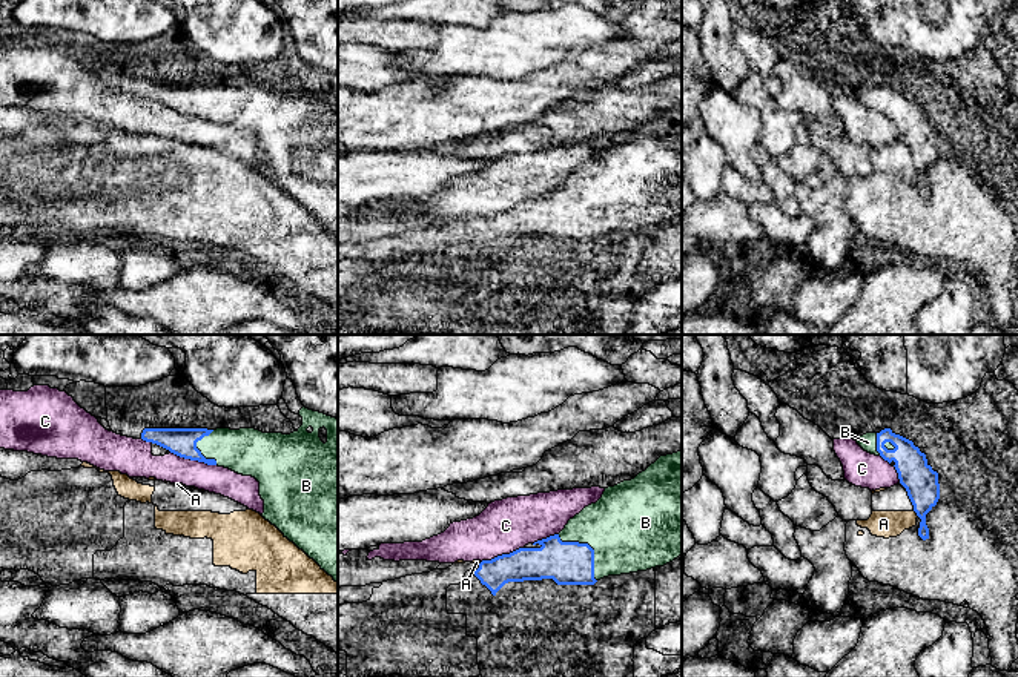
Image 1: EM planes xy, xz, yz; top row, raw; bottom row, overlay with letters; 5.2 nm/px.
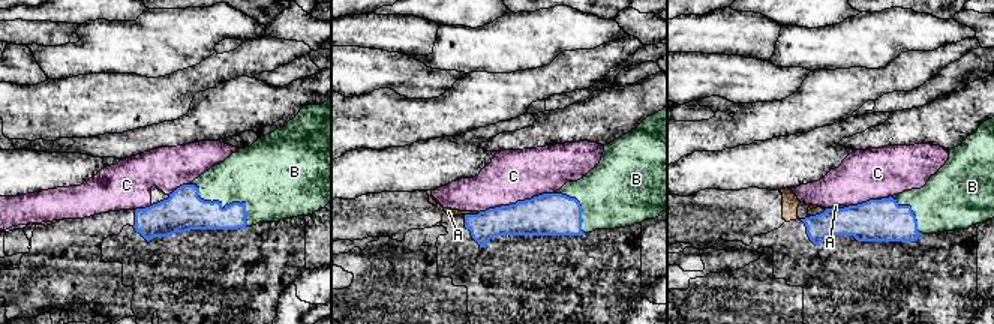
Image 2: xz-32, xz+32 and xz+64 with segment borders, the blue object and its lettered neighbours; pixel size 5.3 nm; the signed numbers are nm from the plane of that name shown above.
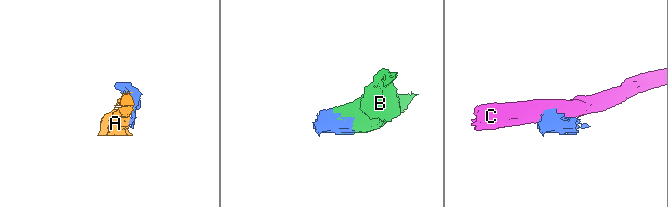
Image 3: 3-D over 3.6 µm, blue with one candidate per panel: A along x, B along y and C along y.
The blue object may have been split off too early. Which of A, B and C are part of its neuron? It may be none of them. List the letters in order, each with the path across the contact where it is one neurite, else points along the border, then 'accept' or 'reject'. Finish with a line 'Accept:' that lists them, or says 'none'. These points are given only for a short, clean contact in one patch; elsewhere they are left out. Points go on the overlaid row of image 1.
A: reject
B: accept
C: reject
Accept: B

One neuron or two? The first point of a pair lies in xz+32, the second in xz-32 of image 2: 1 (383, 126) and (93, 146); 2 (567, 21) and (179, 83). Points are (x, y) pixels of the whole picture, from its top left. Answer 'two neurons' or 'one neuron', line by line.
1: two neurons
2: two neurons

